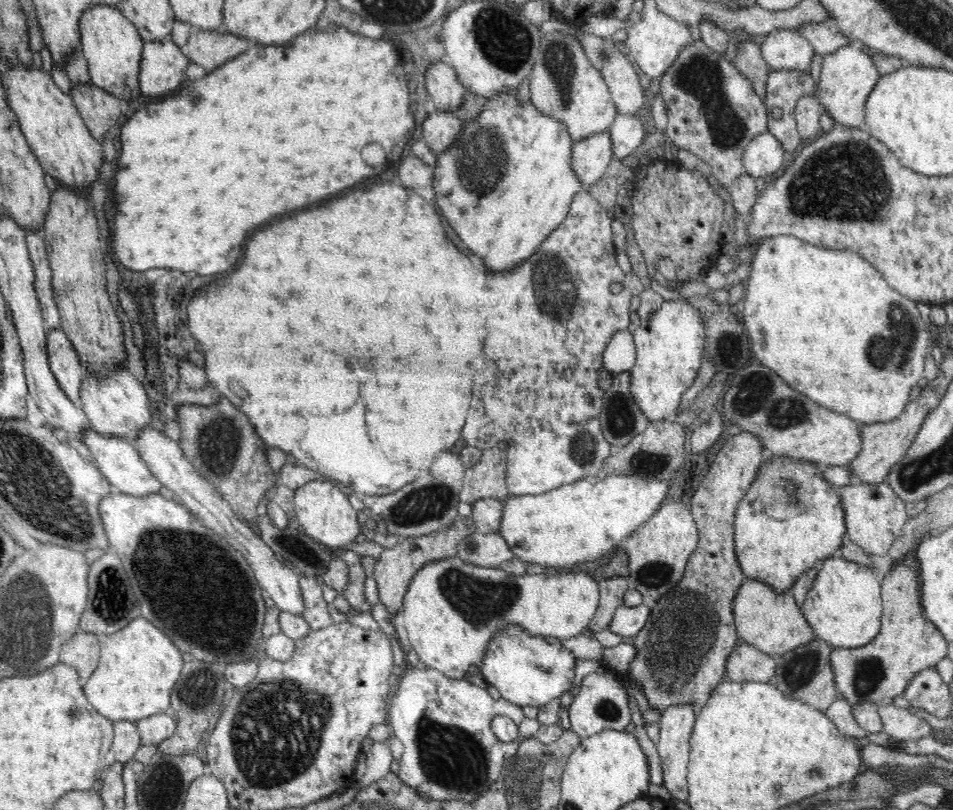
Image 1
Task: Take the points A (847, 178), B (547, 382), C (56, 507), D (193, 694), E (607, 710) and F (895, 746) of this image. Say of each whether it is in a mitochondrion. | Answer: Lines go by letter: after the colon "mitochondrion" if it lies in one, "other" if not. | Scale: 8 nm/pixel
A: mitochondrion
B: other
C: mitochondrion
D: mitochondrion
E: mitochondrion
F: other

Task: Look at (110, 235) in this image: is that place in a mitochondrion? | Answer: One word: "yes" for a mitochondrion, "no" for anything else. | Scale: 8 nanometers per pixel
no

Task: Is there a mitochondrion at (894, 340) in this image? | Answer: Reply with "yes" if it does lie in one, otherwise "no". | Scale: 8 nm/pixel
yes

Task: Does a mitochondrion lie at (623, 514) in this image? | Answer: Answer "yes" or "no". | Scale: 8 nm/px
no

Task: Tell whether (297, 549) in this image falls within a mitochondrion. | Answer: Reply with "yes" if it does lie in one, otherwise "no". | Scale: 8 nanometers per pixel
yes

